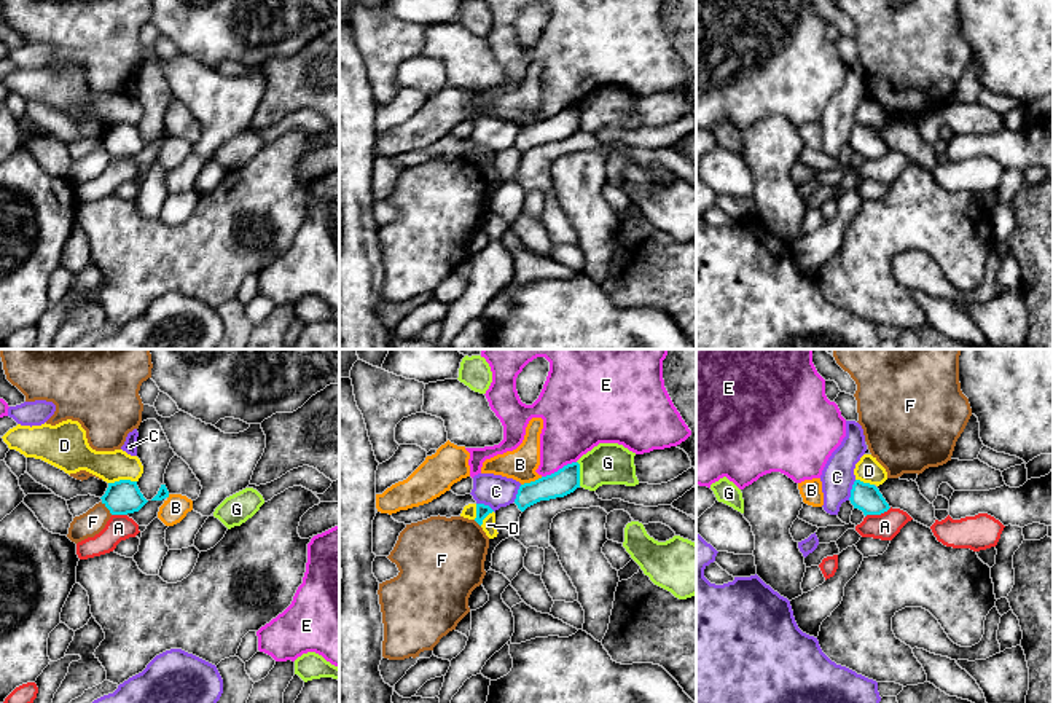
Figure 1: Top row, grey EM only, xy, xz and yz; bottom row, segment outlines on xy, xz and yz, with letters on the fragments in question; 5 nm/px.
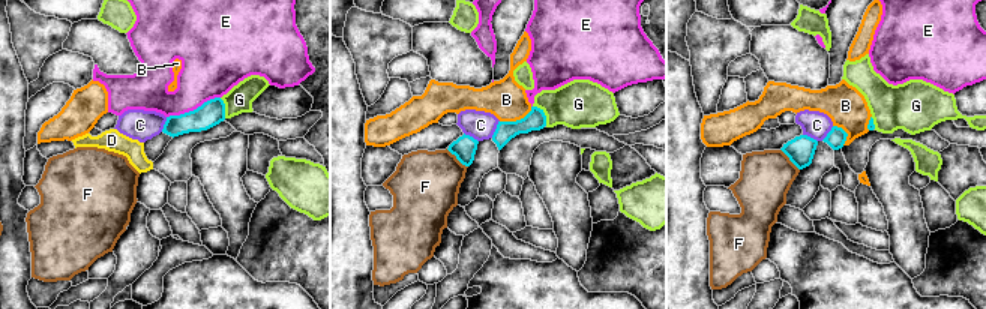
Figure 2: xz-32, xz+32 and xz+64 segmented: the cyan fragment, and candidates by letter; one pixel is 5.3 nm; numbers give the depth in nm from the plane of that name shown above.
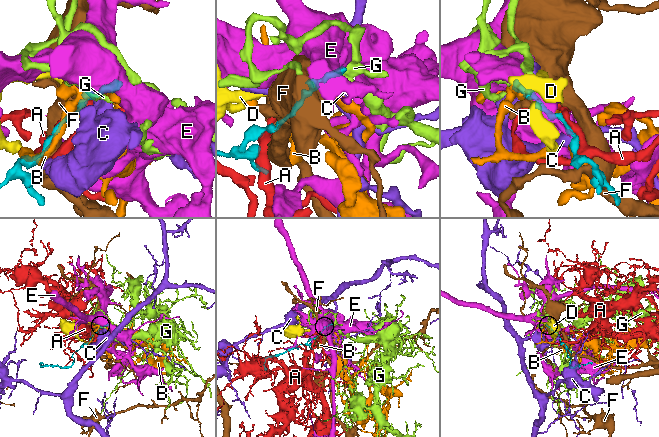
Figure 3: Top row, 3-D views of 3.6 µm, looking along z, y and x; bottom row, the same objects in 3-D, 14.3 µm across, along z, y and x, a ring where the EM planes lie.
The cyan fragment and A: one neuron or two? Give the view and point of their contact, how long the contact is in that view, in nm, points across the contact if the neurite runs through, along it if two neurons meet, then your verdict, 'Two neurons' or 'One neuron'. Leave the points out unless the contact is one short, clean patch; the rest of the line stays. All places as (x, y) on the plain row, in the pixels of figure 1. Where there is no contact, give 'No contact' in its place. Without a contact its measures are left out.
Touches cyan at yz (878, 157). Shared border 140 nm. Two neurons

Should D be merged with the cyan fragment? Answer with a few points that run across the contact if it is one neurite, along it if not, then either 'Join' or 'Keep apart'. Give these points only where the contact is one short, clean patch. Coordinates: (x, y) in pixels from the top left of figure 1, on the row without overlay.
Line: xy (136, 123), (115, 123), (109, 126). Keep apart

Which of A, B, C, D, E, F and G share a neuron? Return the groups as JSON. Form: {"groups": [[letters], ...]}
{"groups": [["A"], ["B"], ["C"], ["D"], ["E"], ["F"], ["G"]]}

